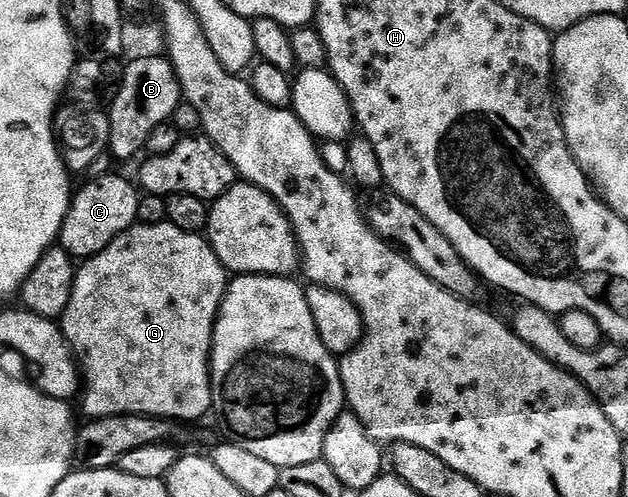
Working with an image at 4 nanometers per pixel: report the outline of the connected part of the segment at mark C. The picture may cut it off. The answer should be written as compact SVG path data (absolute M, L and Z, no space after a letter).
M99 176L71 197L65 222L59 231L58 243L72 258L96 256L109 242L128 232L138 221L138 204L141 192L123 176Z

